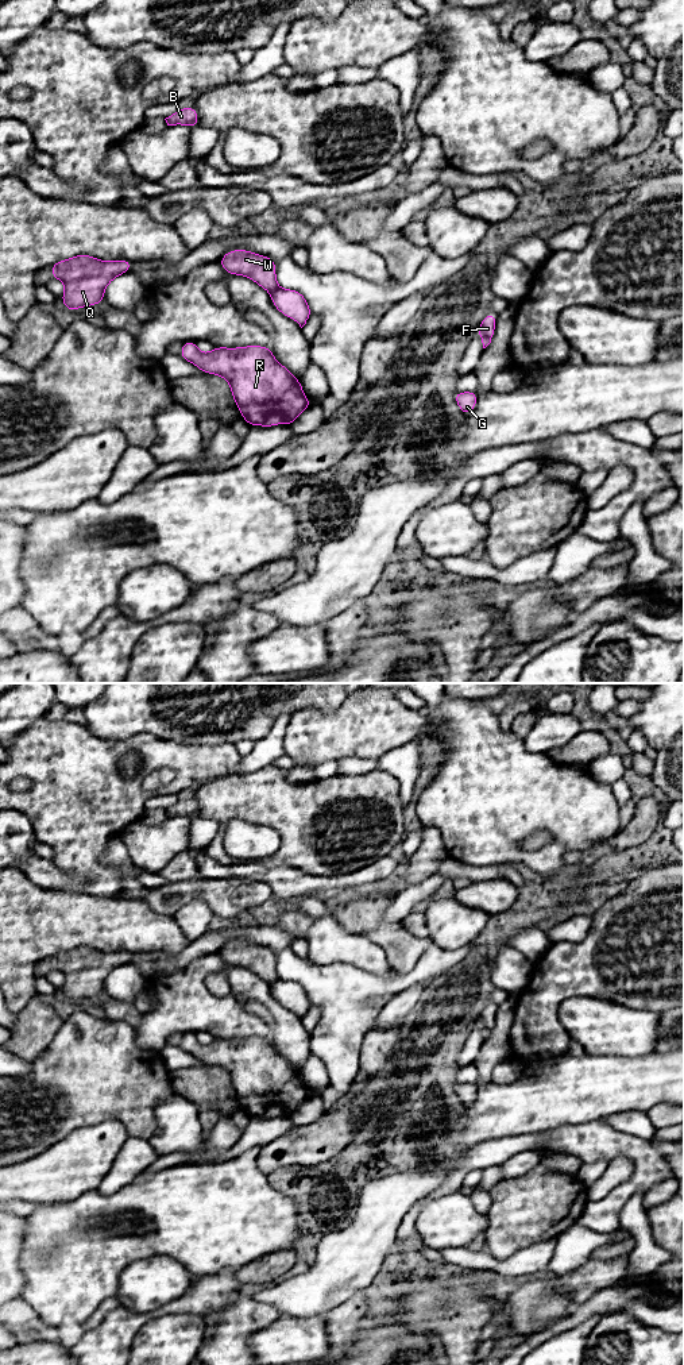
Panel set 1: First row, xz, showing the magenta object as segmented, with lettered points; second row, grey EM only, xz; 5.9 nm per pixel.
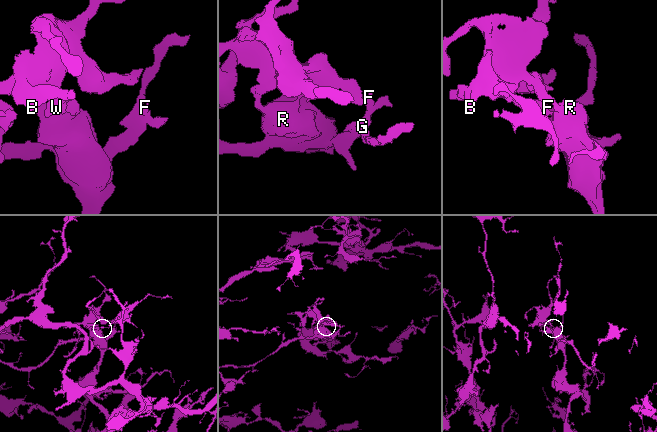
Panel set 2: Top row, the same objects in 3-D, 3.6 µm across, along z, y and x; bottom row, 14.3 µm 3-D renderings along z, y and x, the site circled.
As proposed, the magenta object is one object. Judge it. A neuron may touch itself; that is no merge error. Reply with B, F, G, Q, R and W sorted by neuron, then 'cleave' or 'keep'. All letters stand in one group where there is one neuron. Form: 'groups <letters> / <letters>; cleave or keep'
groups B Q W / F G R; cleave

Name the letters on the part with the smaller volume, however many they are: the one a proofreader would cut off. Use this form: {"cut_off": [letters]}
{"cut_off": ["B", "Q", "W"]}

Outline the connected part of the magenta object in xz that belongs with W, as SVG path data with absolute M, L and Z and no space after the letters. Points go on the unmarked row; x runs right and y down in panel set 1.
M231 941L219 953L228 965L246 967L270 984L278 979L275 952L268 948Z

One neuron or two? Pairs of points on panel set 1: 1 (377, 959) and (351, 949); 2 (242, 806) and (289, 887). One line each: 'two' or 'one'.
1: one
2: two

